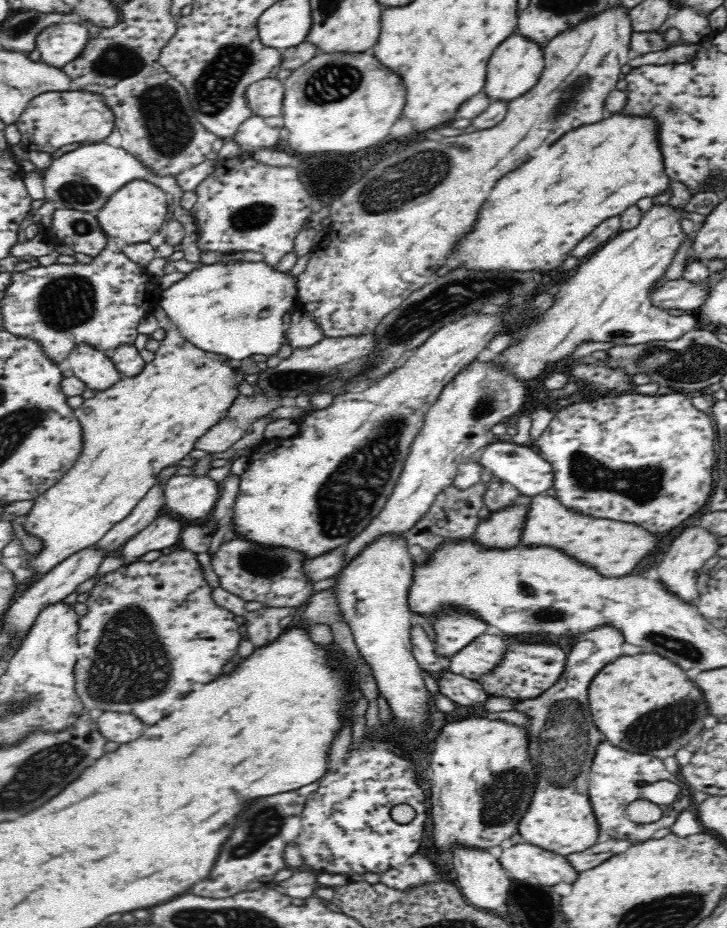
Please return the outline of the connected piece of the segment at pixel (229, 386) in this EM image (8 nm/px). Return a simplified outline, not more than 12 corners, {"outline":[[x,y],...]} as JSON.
{"outline":[[166,336],[75,410],[82,453],[25,515],[33,585],[106,535],[239,395]]}

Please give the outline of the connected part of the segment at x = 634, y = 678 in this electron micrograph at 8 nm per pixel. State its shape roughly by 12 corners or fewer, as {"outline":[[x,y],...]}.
{"outline":[[661,654],[620,656],[588,690],[612,744],[660,760],[708,702]]}

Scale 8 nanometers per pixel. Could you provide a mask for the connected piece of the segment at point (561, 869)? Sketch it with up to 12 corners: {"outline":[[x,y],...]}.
{"outline":[[505,843],[497,859],[510,878],[544,886],[579,874],[565,856],[528,843]]}

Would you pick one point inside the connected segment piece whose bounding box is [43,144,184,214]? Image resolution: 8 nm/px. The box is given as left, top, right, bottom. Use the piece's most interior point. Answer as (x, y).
(83, 179)

